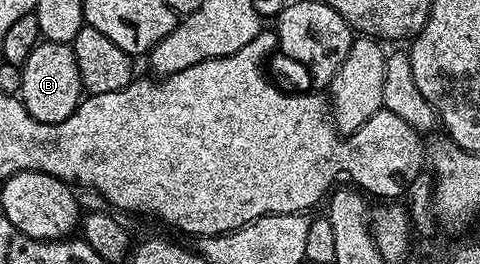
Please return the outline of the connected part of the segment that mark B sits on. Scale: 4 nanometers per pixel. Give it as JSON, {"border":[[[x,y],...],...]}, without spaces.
{"border":[[[43,40],[28,55],[28,59],[20,66],[22,70],[22,106],[40,123],[60,123],[68,119],[78,109],[78,102],[84,96],[80,83],[80,71],[76,67],[76,55],[70,45]]]}

